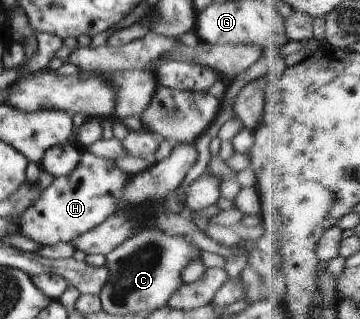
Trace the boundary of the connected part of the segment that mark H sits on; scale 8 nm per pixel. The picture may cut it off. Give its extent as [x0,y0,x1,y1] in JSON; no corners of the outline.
[19,149,130,246]

